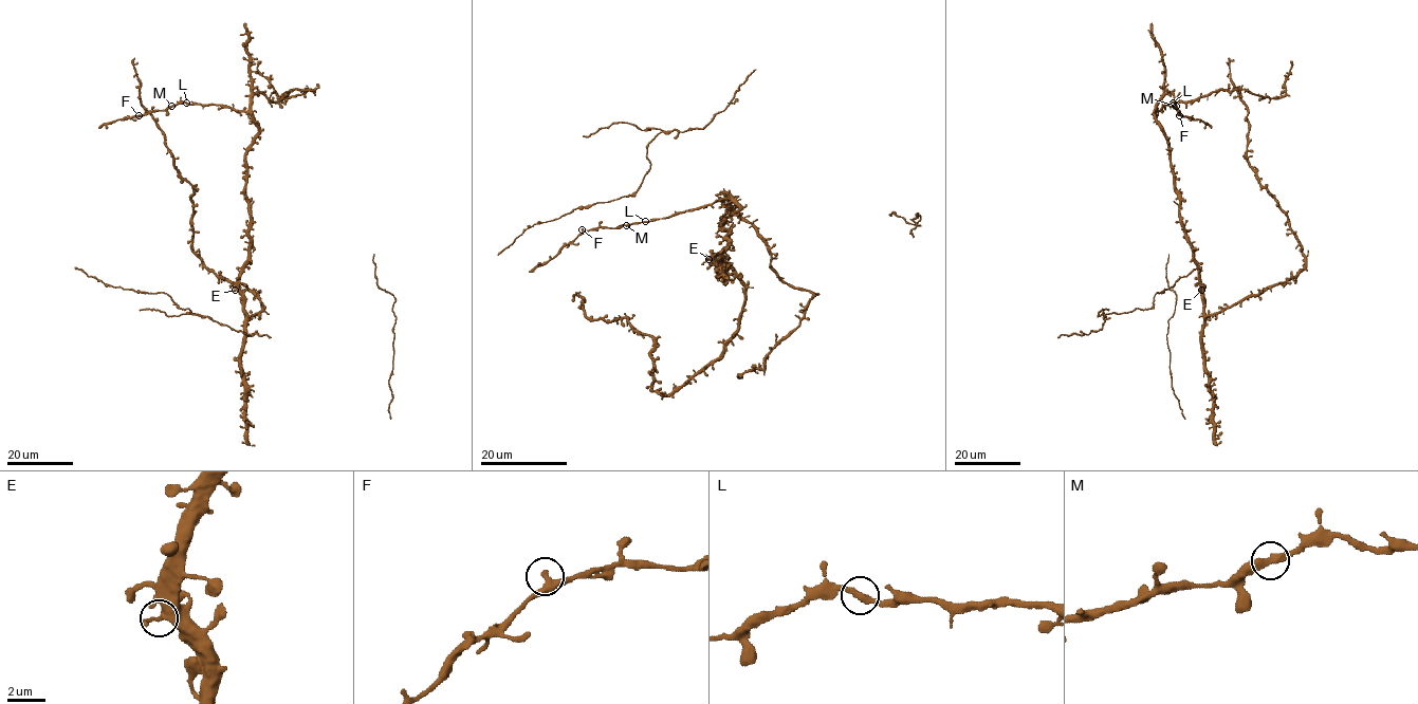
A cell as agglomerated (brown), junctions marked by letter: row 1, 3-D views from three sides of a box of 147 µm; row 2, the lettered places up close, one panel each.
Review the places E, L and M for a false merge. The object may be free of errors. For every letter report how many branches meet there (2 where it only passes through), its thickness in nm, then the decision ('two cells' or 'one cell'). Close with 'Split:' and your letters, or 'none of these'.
E: 2 branches meet; 380 nm thick; one cell
L: 2 branches meet; 300 nm thick; one cell
M: 2 branches meet; 360 nm thick; one cell
Split: none of these

